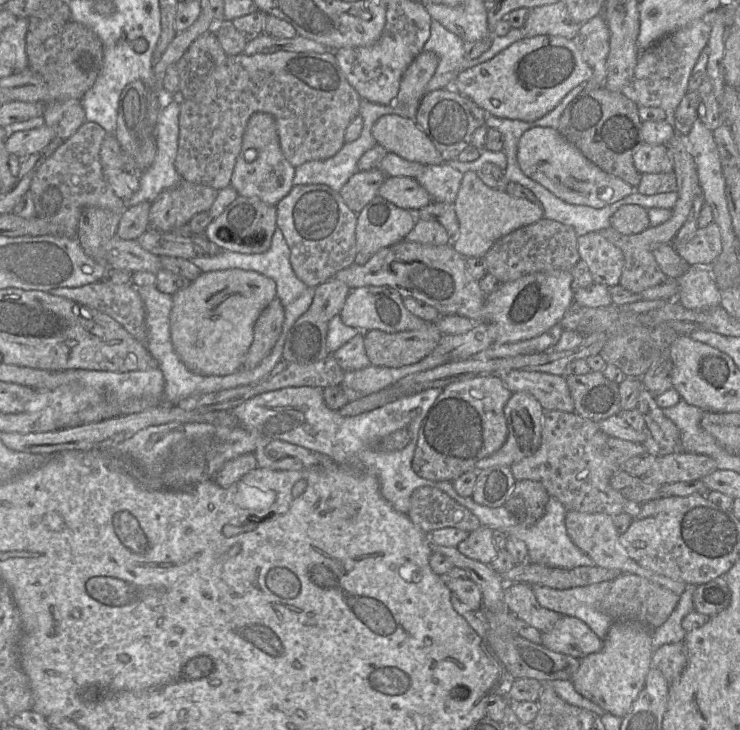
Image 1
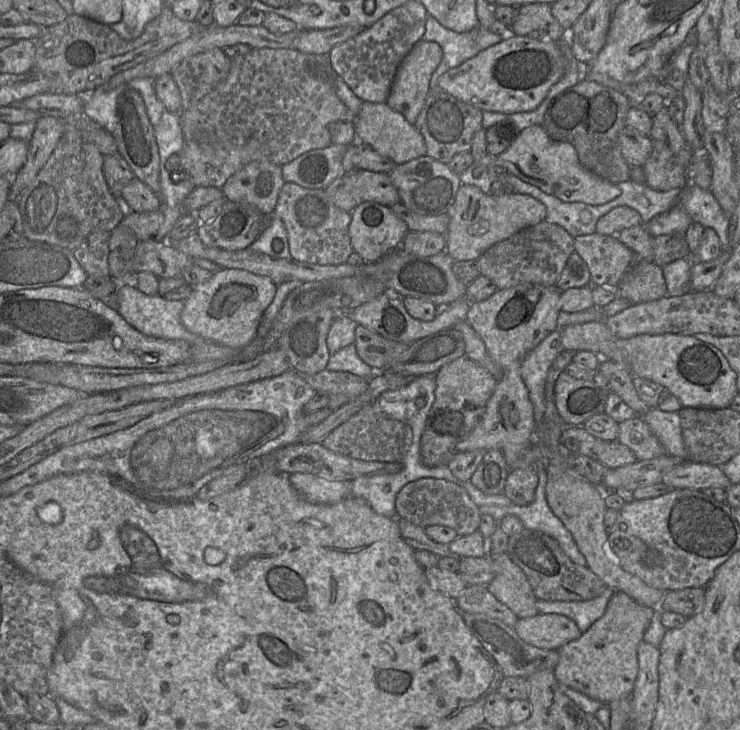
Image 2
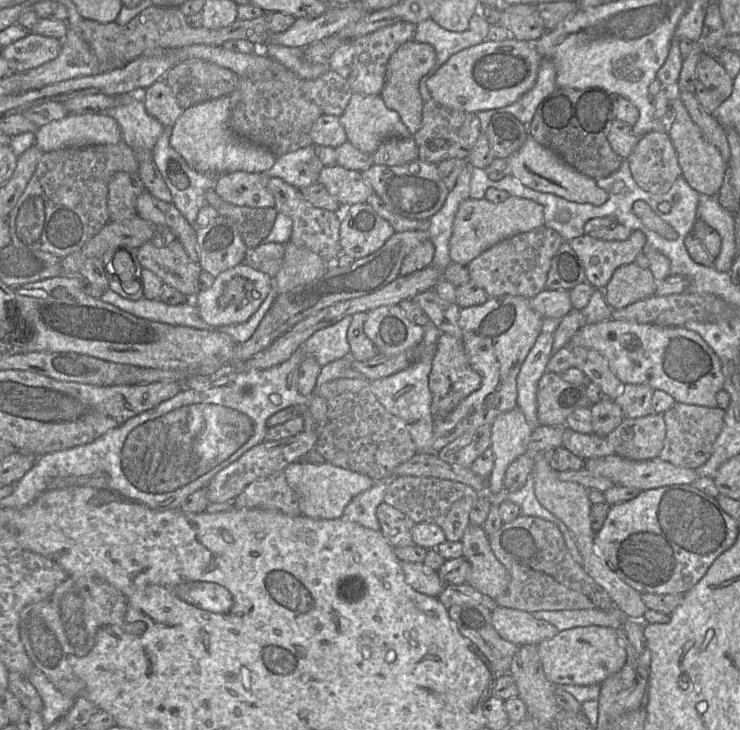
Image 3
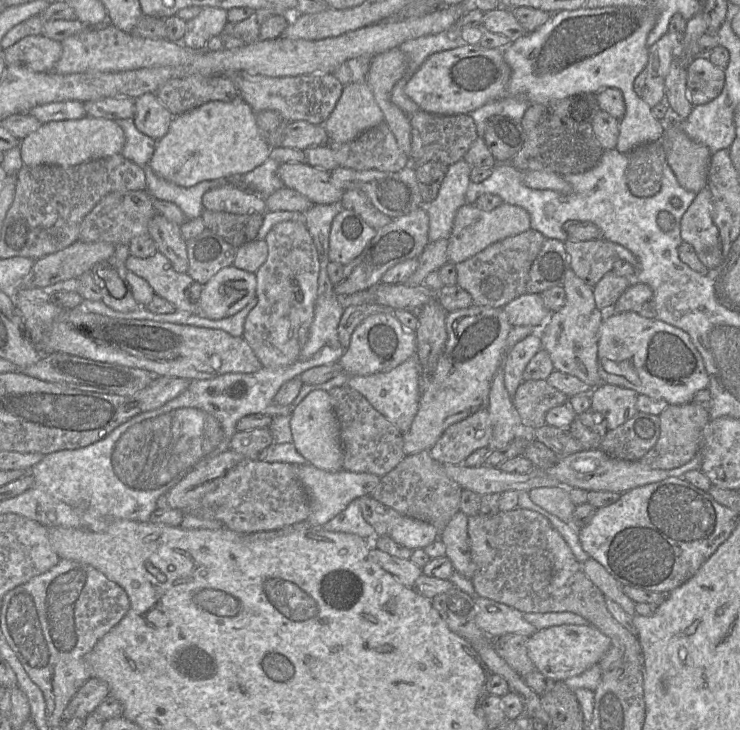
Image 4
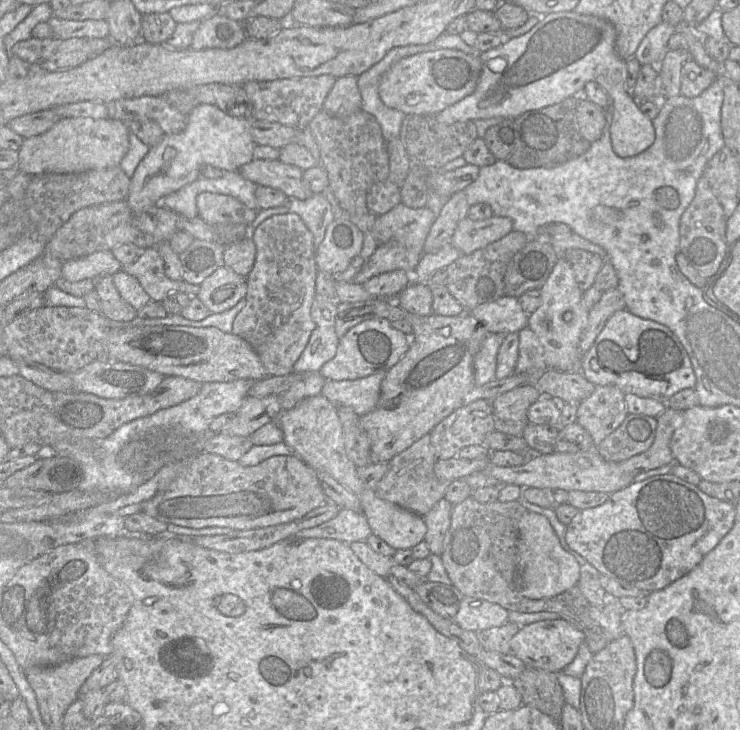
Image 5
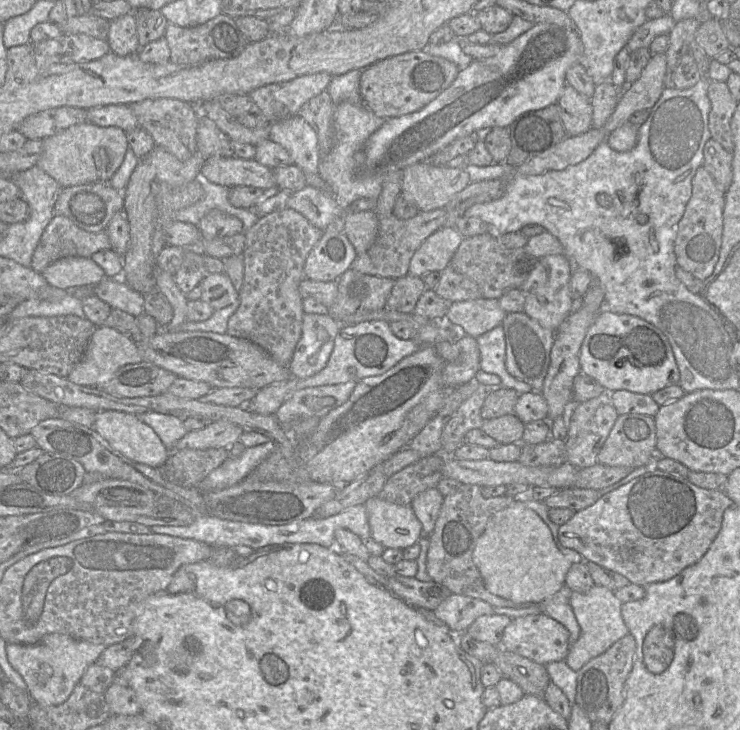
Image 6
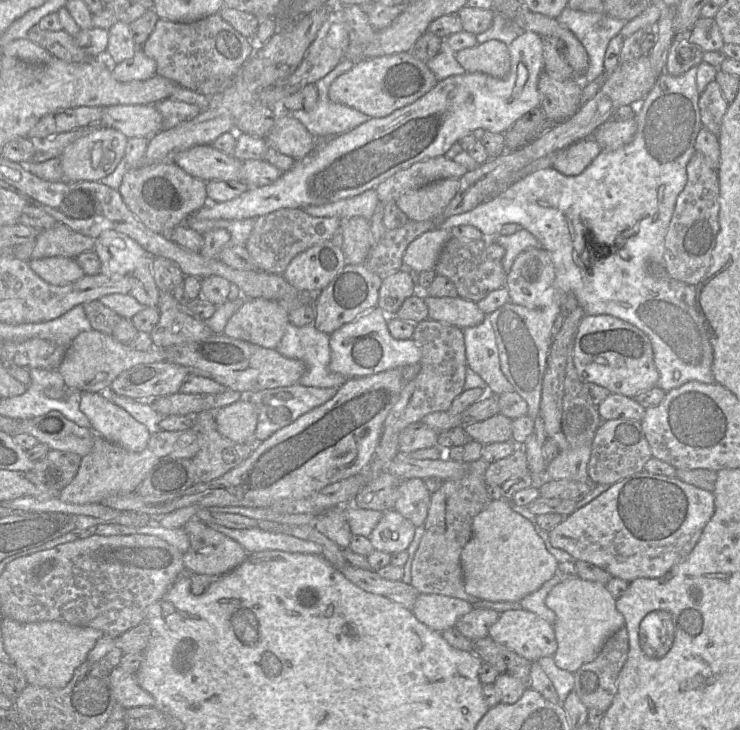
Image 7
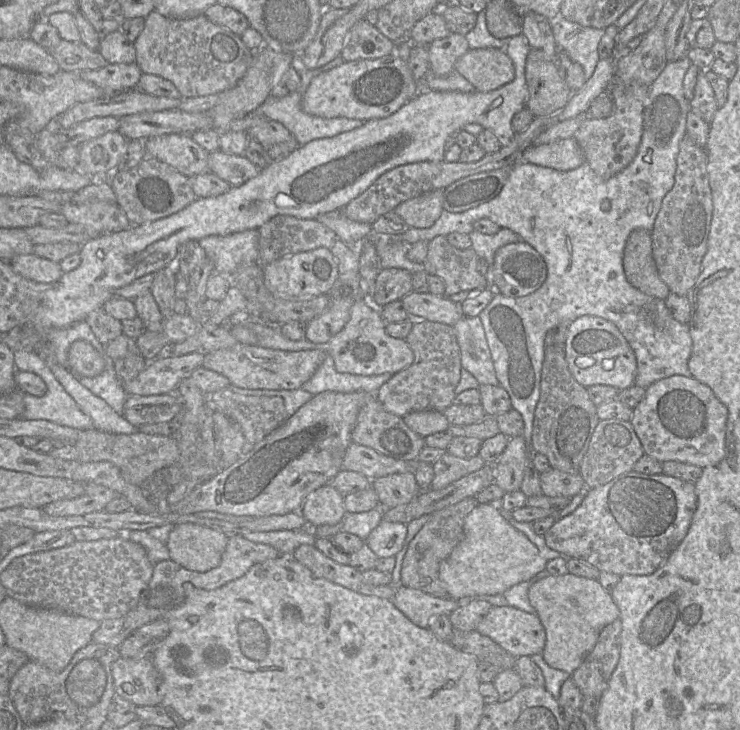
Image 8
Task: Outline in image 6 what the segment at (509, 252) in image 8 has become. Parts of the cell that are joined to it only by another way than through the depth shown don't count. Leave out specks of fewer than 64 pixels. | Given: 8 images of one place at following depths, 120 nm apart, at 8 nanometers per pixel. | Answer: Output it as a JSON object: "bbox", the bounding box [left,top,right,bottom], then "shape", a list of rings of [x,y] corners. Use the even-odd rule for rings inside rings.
{"bbox":[519,254,573,332],"shape":[[[564,254],[547,255],[540,258],[526,281],[519,288],[525,297],[523,312],[541,326],[555,332],[572,313],[572,298],[569,281],[573,263]]]}

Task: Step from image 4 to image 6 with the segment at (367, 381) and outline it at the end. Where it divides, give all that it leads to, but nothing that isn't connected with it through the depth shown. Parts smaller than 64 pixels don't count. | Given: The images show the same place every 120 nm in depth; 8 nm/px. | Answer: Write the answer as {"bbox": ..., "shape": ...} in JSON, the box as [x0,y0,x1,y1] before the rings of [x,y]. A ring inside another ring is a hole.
{"bbox":[274,381,356,428],"shape":[[[356,381],[304,388],[287,397],[274,416],[286,428],[294,419],[319,418],[345,403],[353,392]]]}

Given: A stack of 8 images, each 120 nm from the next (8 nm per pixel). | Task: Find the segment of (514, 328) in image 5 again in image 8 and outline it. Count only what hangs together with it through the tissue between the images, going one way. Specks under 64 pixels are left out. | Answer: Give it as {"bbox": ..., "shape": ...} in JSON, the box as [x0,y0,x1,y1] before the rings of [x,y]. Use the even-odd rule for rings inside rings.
{"bbox":[401,292,465,326],"shape":[[[410,292],[401,299],[412,319],[426,319],[453,326],[465,317],[461,304],[430,292]]]}

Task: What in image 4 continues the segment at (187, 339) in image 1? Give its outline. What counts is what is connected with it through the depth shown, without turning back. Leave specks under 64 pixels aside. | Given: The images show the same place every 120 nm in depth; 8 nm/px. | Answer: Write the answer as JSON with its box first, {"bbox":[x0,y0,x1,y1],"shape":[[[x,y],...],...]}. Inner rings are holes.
{"bbox":[199,267,256,320],"shape":[[[225,267],[203,285],[199,314],[211,320],[233,316],[255,298],[256,286],[255,273]]]}

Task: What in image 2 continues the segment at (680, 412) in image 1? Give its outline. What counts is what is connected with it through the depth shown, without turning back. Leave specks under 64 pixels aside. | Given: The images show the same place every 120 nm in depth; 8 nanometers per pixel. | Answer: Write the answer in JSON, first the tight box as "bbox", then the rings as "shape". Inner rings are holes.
{"bbox":[642,407,688,459],"shape":[[[656,407],[650,409],[642,419],[663,445],[667,455],[679,459],[688,458],[678,412],[666,412]]]}

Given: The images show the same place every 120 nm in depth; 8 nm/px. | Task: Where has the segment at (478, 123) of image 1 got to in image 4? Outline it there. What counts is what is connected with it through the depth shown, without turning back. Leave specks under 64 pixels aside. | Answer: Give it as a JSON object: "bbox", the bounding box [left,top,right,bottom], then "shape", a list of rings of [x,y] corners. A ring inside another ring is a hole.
{"bbox":[409,110,478,167],"shape":[[[420,110],[409,118],[411,125],[410,165],[415,167],[428,162],[452,165],[463,159],[478,137],[477,127],[470,114],[437,115]]]}

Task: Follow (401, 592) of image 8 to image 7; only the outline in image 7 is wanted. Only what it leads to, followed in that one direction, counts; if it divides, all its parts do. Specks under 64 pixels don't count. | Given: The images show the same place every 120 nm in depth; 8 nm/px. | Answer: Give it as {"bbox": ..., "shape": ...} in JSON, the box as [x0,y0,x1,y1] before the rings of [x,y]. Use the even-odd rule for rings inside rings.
{"bbox":[411,593,474,632],"shape":[[[420,593],[411,611],[427,627],[443,632],[454,627],[460,617],[474,608],[474,604],[459,598]]]}

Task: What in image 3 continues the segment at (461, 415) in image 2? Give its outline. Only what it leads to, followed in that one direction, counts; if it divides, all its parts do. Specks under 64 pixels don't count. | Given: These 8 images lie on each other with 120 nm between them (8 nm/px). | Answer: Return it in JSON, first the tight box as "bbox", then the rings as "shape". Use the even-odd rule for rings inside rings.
{"bbox":[428,333,481,419],"shape":[[[441,333],[436,342],[428,386],[432,396],[431,415],[433,419],[447,417],[468,395],[479,389],[481,376],[472,369],[461,340]]]}

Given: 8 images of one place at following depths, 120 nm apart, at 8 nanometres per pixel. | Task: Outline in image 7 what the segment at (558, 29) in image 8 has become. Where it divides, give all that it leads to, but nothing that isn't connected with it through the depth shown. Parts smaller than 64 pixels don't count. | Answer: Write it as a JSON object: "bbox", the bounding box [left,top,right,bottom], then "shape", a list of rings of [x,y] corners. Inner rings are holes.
{"bbox":[556,6,626,84],"shape":[[[567,6],[556,19],[578,38],[587,52],[588,68],[582,76],[576,78],[584,84],[601,77],[604,73],[604,56],[608,43],[614,36],[620,34],[626,21],[611,17],[604,13],[573,10]]]}

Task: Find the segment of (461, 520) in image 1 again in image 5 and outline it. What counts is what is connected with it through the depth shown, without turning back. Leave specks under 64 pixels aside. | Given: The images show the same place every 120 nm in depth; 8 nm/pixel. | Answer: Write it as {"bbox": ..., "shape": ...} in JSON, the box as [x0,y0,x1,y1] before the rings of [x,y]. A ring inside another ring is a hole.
{"bbox":[375,433,450,517],"shape":[[[430,433],[426,434],[389,462],[387,473],[375,489],[376,494],[384,500],[423,517],[445,497],[450,483],[436,476],[434,464],[437,459],[431,444]]]}

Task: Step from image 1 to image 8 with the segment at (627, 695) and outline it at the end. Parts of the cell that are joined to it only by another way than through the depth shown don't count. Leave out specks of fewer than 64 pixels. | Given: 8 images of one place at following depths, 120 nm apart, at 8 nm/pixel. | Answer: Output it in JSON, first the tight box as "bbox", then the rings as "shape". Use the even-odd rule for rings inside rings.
{"bbox":[476,606,546,657],"shape":[[[493,606],[476,631],[488,636],[513,657],[540,654],[546,632],[537,614],[512,606]]]}

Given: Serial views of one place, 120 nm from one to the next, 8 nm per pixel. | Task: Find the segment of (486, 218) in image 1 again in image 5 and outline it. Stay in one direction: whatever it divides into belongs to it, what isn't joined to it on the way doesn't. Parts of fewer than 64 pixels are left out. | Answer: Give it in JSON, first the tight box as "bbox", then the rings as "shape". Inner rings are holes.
{"bbox":[451,215,513,255],"shape":[[[492,215],[490,218],[475,221],[462,219],[451,238],[451,244],[462,255],[471,254],[485,248],[513,231],[513,221],[508,217]]]}

